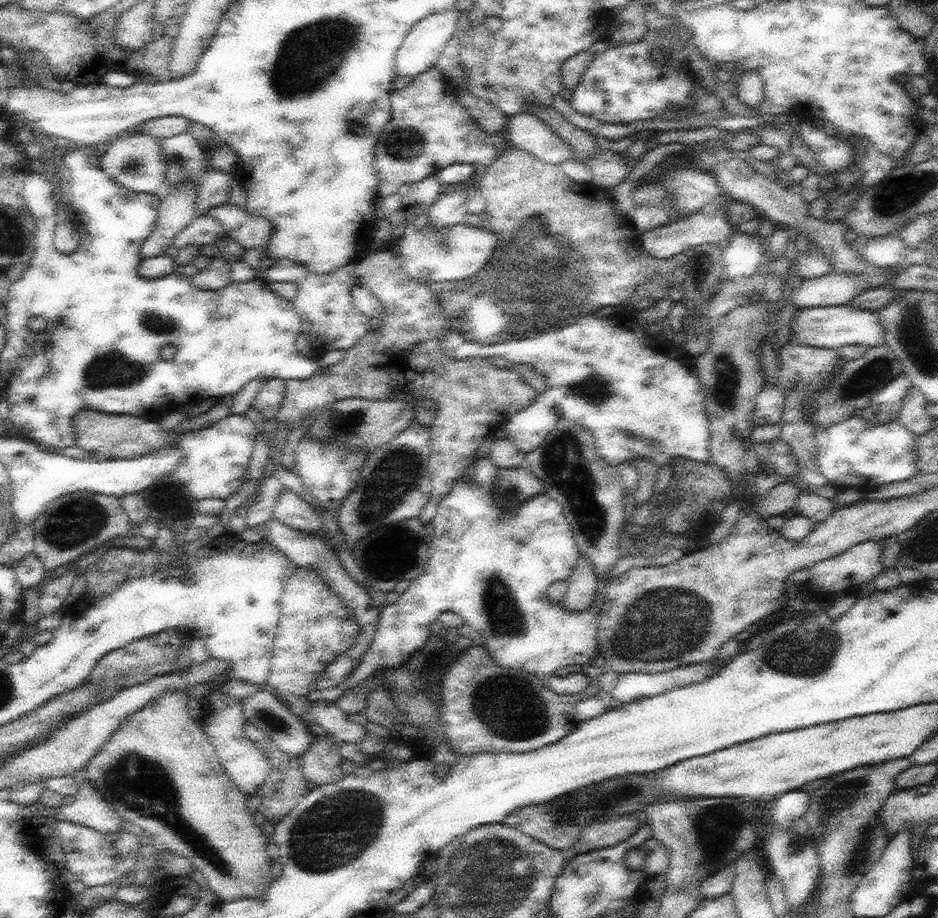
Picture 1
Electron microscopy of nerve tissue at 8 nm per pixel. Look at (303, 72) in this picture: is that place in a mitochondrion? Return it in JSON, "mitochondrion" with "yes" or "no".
{"mitochondrion":"yes"}

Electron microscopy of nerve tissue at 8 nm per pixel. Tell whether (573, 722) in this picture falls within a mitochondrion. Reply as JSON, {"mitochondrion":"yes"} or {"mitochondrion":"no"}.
{"mitochondrion":"no"}

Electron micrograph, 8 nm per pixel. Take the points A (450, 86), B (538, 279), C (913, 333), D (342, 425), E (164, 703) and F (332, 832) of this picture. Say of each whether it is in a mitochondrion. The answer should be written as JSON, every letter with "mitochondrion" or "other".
{"A":"other","B":"mitochondrion","C":"mitochondrion","D":"mitochondrion","E":"other","F":"mitochondrion"}

